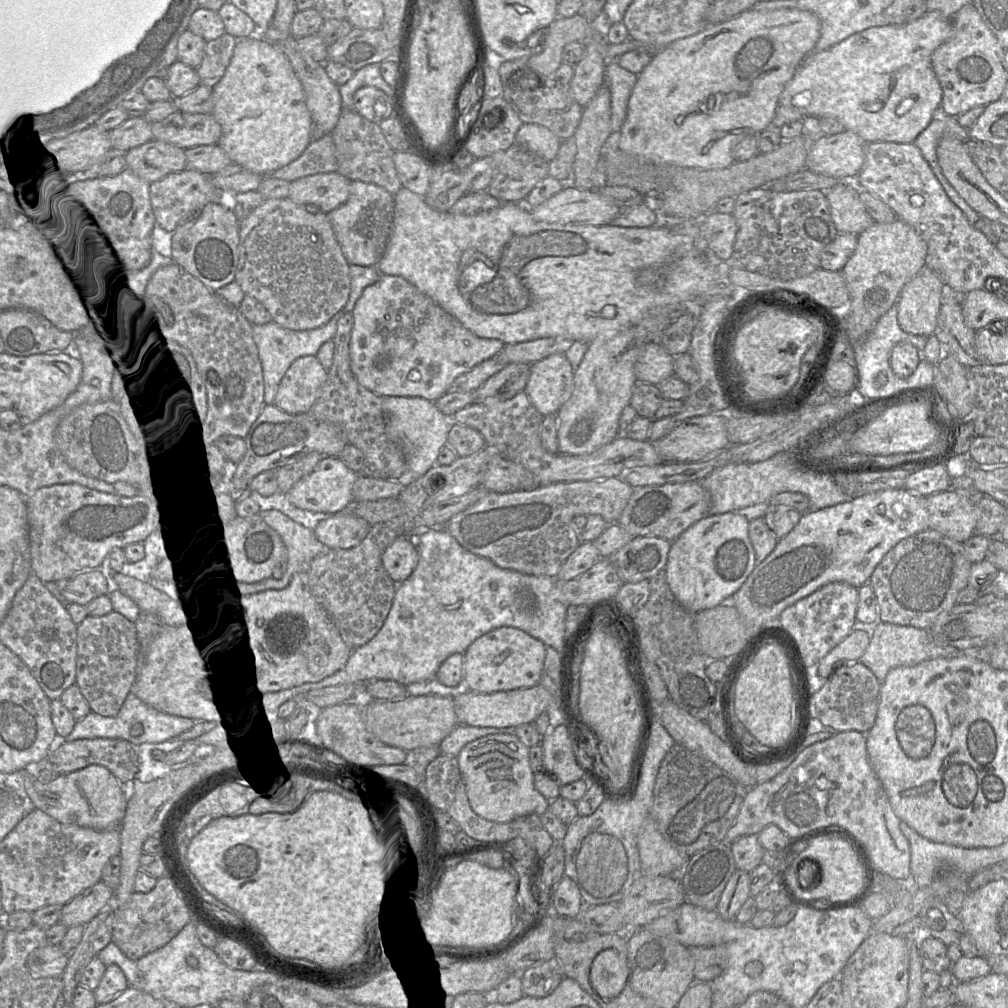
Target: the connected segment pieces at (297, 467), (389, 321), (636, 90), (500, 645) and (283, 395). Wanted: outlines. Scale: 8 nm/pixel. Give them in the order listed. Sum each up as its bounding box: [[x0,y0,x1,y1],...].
[[248,453,321,498],[349,276,505,402],[618,8,820,170],[463,626,546,693],[272,356,327,415]]

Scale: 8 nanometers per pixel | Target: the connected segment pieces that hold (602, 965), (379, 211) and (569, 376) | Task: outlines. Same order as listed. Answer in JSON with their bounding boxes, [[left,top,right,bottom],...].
[[589,948,629,997],[328,181,394,268],[524,354,574,416]]

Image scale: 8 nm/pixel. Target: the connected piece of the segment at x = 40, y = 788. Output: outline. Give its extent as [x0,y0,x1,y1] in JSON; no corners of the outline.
[23,765,127,830]

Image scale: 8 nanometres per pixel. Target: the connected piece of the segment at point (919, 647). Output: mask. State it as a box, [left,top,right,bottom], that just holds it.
[860,621,962,683]

